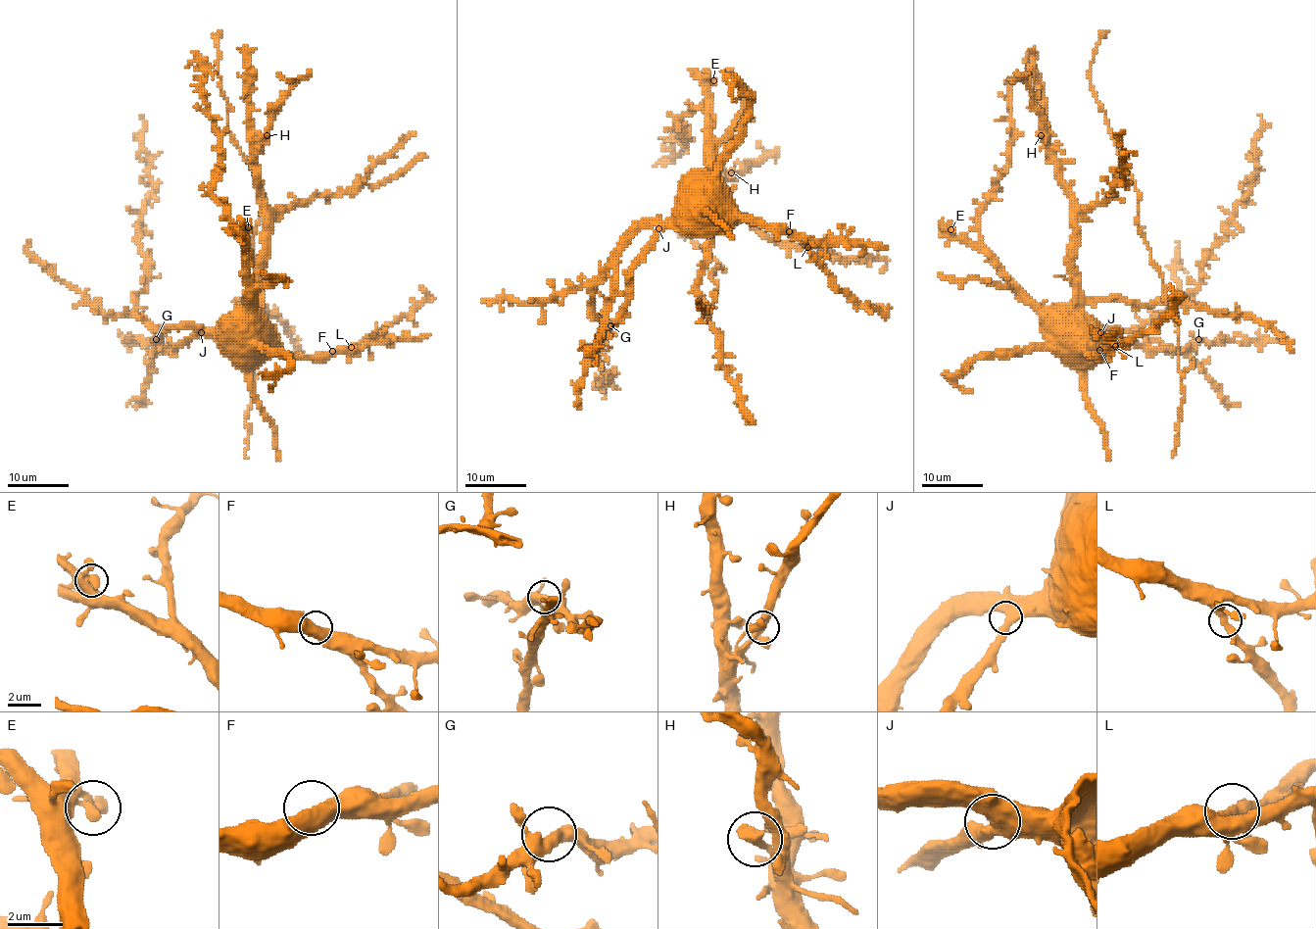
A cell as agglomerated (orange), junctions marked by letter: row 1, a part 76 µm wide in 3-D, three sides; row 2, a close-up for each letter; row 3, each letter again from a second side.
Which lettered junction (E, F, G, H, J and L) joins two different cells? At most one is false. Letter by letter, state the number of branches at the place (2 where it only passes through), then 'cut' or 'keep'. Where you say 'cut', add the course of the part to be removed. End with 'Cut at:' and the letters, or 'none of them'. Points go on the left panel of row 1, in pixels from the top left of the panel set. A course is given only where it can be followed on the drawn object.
E: 2 | keep
F: 2 | keep
G: 2 | keep
H: 2 | keep
J: 2 | keep
L: 2 | keep
Cut at: none of them

